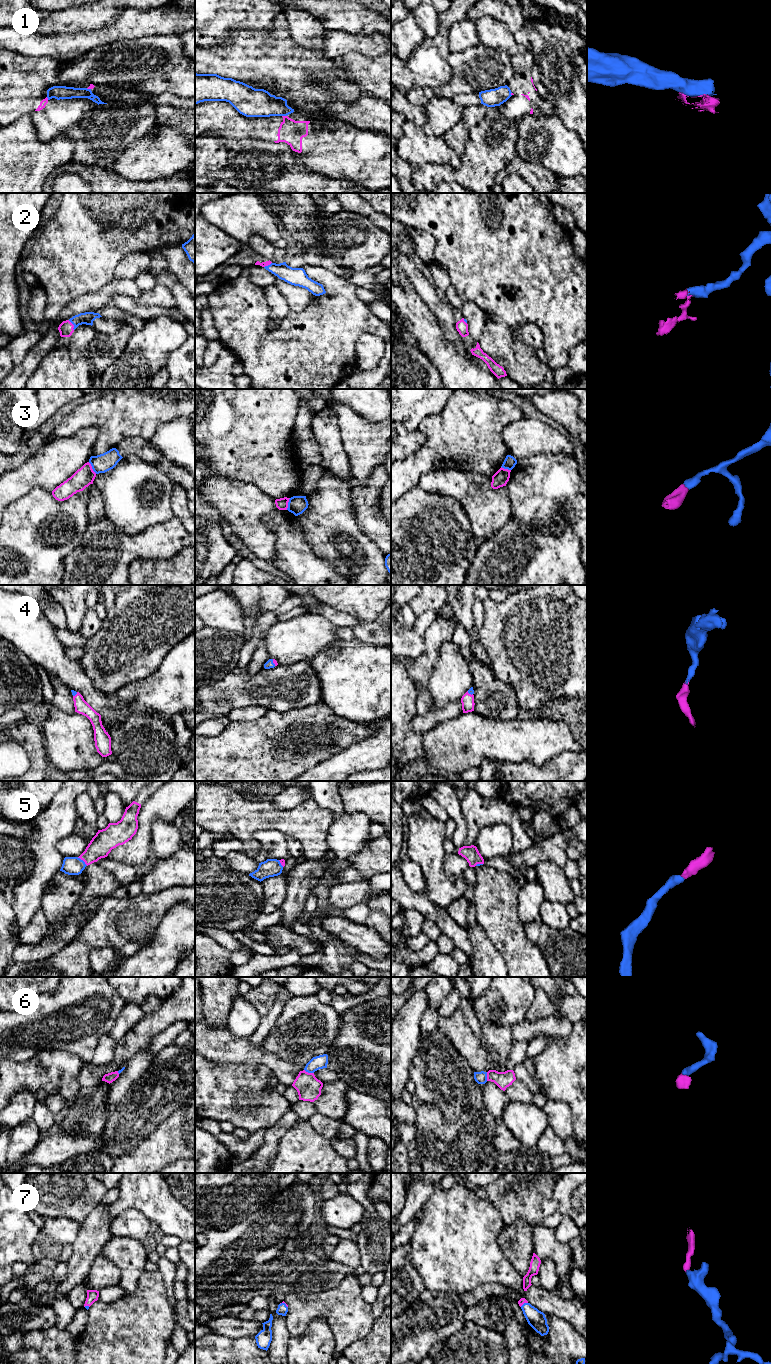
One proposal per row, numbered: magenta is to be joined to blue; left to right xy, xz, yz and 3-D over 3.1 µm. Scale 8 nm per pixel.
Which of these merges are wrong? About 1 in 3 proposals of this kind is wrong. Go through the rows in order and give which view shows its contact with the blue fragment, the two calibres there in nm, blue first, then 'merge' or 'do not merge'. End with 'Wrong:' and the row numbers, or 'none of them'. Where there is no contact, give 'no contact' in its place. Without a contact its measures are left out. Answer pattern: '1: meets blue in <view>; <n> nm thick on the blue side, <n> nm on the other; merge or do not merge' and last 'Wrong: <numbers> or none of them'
1: meets blue in xz; 220 nm thick on the blue side, 190 nm on the other; do not merge
2: meets blue in xy; 100 nm thick on the blue side, 110 nm on the other; merge
3: meets blue in xy; 150 nm thick on the blue side, 160 nm on the other; do not merge
4: meets blue in xz; 70 nm thick on the blue side, 30 nm on the other; merge
5: meets blue in xy; 140 nm thick on the blue side, 180 nm on the other; merge
6: meets blue in xz; 110 nm thick on the blue side, 190 nm on the other; merge
7: meets blue in xz; 90 nm thick on the blue side, 20 nm on the other; merge
Wrong: 1, 3

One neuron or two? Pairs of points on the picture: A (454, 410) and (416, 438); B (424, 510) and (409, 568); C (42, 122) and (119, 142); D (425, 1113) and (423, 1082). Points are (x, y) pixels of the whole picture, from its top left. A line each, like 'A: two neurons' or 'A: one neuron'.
A: two neurons
B: one neuron
C: one neuron
D: two neurons

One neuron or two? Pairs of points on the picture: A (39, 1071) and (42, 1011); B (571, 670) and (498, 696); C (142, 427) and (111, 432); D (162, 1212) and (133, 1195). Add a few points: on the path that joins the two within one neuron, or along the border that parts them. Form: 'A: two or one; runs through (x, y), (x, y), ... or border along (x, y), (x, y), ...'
A: two; border along (64, 1051), (40, 1050), (29, 1059), (19, 1062)
B: two; border along (496, 675), (513, 687), (518, 696), (520, 708)
C: one; runs through (134, 427), (119, 427)
D: one; runs through (155, 1205), (145, 1195), (140, 1195)

